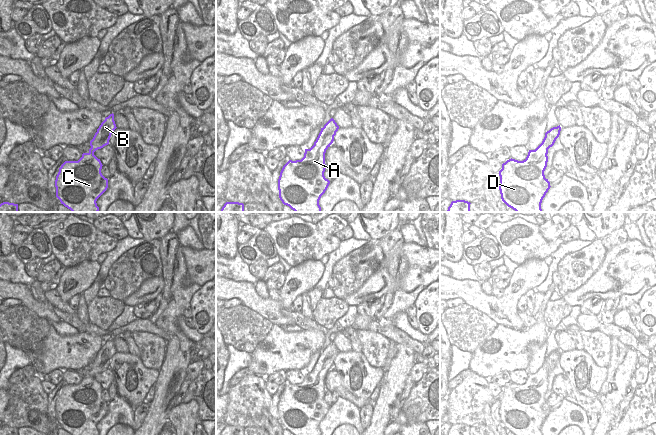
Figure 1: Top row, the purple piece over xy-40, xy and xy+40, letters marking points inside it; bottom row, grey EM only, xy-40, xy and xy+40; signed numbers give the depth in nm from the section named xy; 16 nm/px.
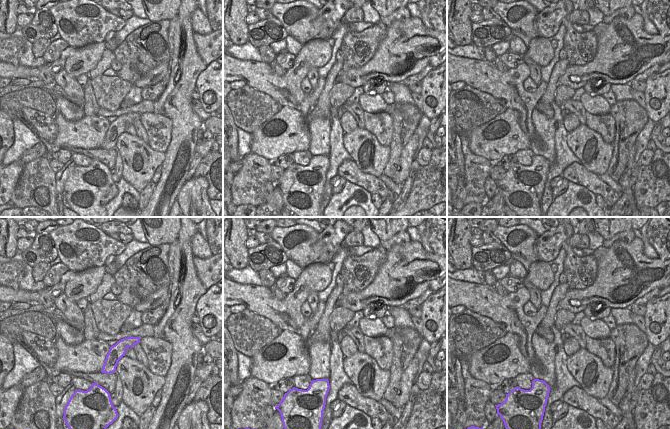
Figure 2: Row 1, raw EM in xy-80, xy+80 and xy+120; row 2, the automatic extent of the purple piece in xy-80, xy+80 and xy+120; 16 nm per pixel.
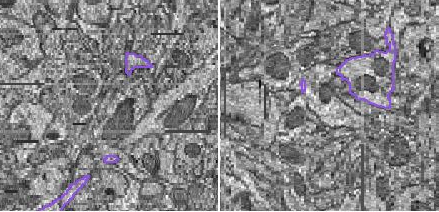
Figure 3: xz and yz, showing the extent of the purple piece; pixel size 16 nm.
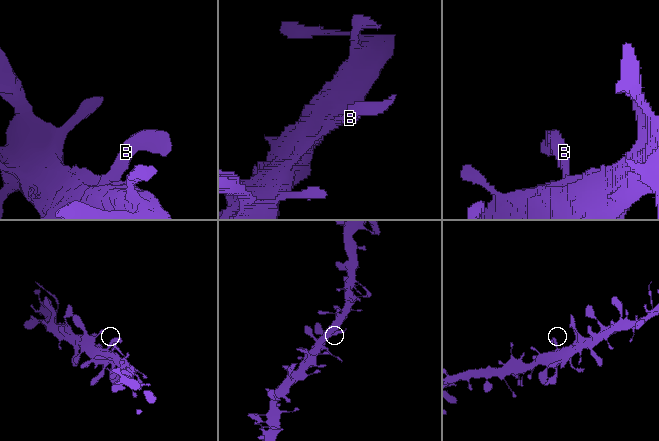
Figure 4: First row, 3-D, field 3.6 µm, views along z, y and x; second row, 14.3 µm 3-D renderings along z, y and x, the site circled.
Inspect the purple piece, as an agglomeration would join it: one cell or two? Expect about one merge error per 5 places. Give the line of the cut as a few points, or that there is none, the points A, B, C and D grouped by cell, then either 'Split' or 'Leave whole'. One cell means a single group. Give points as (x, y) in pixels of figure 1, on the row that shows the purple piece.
No split. Groups: A B C D. Leave whole.

